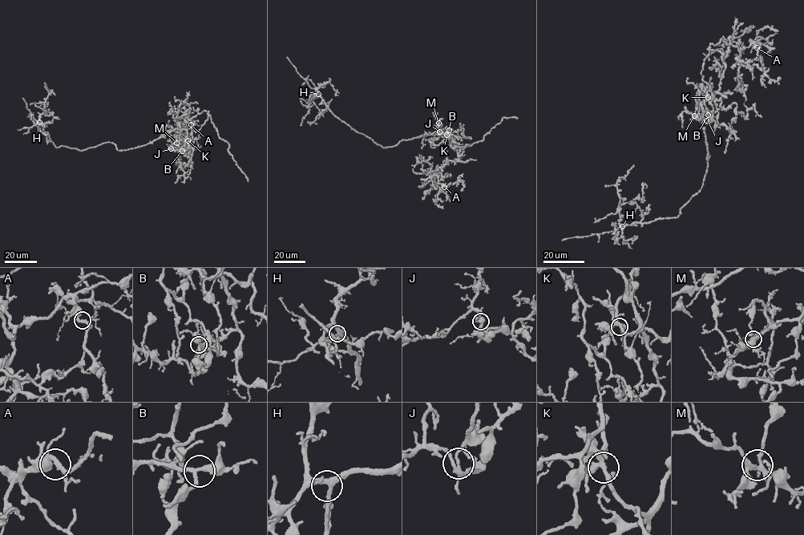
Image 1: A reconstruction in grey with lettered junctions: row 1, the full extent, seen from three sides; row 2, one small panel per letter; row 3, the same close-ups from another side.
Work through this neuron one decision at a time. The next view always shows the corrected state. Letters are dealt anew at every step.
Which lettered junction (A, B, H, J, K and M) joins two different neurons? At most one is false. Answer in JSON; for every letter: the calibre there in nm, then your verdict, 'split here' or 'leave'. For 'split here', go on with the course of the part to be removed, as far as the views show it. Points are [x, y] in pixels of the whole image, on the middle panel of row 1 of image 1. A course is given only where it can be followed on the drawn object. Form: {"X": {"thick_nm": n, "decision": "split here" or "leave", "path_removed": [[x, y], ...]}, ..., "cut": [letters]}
{"A": {"thick_nm": 240, "decision": "leave"}, "B": {"thick_nm": 300, "decision": "leave"}, "H": {"thick_nm": 280, "decision": "leave"}, "J": {"thick_nm": 240, "decision": "split here", "path_removed": [[439, 131], [444, 134], [443, 129], [382, 147], [333, 114], [317, 93], [313, 100], [323, 113], [316, 123]]}, "K": {"thick_nm": 280, "decision": "leave"}, "M": {"thick_nm": 240, "decision": "leave"}, "cut": ["J"]}

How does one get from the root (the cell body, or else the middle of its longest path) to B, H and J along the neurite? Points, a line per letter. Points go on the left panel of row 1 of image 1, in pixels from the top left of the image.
B: (150, 143), (167, 133), (171, 147), (182, 151)
H: (150, 143), (124, 150), (117, 149), (109, 142), (82, 150), (62, 145), (56, 147), (39, 122)
J: (150, 143), (167, 133), (171, 148)

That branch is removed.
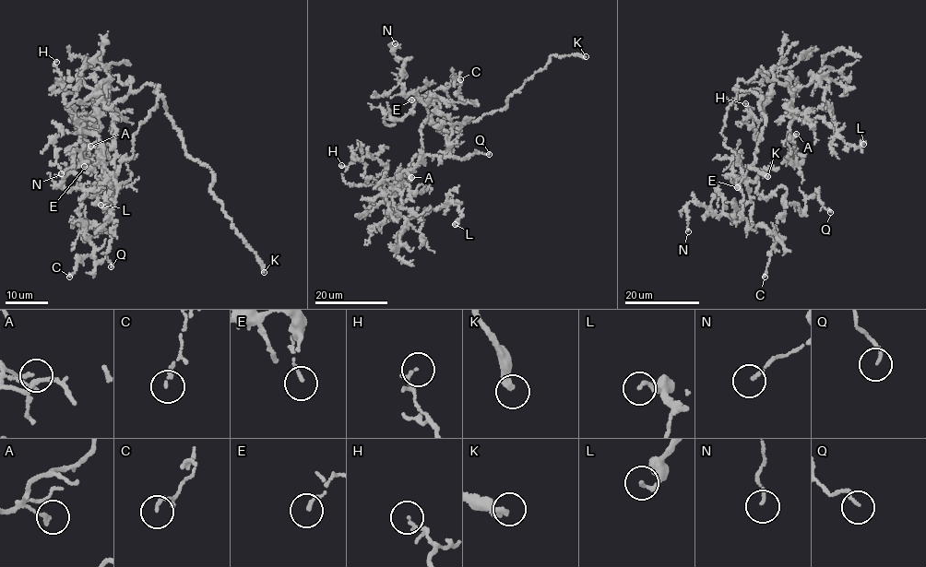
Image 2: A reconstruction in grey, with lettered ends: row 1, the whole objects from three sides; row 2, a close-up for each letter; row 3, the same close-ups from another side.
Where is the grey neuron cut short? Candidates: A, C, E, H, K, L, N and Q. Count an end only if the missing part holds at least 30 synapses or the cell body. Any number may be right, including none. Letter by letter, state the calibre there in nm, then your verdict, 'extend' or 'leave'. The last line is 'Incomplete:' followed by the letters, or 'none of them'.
A: calibre 130 nm; leave
C: calibre 120 nm; leave
E: calibre 130 nm; leave
H: calibre 100 nm; leave
K: calibre 320 nm; extend
L: calibre 140 nm; leave
N: calibre 120 nm; leave
Q: calibre 120 nm; leave
Incomplete: K

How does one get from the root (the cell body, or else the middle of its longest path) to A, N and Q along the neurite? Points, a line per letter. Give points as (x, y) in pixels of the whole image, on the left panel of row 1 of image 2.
A: (157, 105), (160, 87), (148, 85), (112, 107), (100, 101), (81, 123), (80, 143), (90, 146)
N: (157, 105), (112, 177), (84, 190), (57, 185), (82, 162), (76, 150), (61, 173)
Q: (157, 105), (134, 134), (132, 157), (97, 193), (112, 220), (80, 228), (110, 234), (111, 266)

